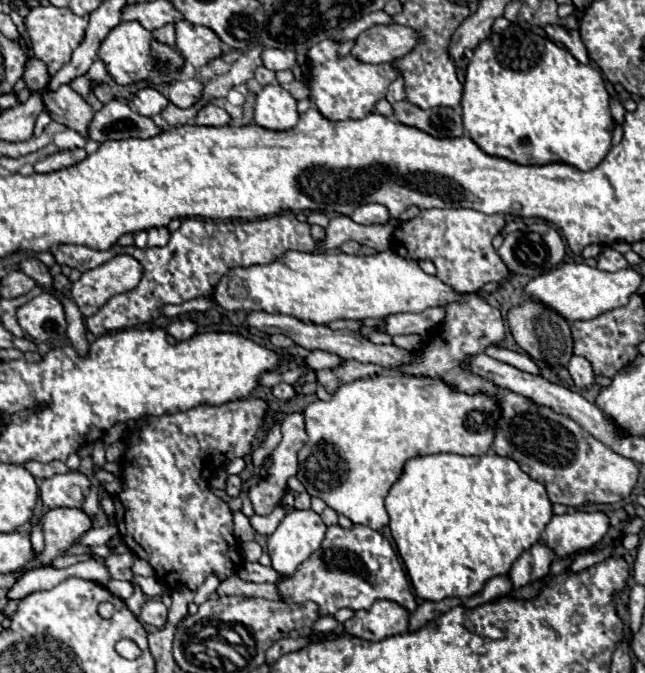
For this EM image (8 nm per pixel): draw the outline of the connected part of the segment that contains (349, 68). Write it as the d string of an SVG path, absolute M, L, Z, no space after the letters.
M324 40L316 44L310 50L310 62L312 62L310 98L328 120L364 118L366 114L374 112L374 104L386 96L388 86L398 78L396 70L392 70L392 64L372 66L372 64L356 62L356 58L352 58L350 54L338 58L338 44L332 40Z

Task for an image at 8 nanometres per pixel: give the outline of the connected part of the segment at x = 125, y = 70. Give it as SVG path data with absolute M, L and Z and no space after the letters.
M120 22L116 28L112 28L100 44L98 56L118 84L134 84L140 80L148 80L152 84L170 84L176 80L176 74L184 64L184 58L174 48L156 42L152 34L140 26L140 22Z

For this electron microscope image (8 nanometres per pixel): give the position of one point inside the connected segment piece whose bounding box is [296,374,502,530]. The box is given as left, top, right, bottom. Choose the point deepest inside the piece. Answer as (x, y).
(359, 441)

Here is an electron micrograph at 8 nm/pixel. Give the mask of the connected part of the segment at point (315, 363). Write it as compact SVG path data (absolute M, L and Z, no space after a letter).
M314 350L310 352L310 356L306 358L306 366L312 368L312 370L324 370L324 368L338 368L344 360L336 354L330 354L330 352L324 352L324 350Z

